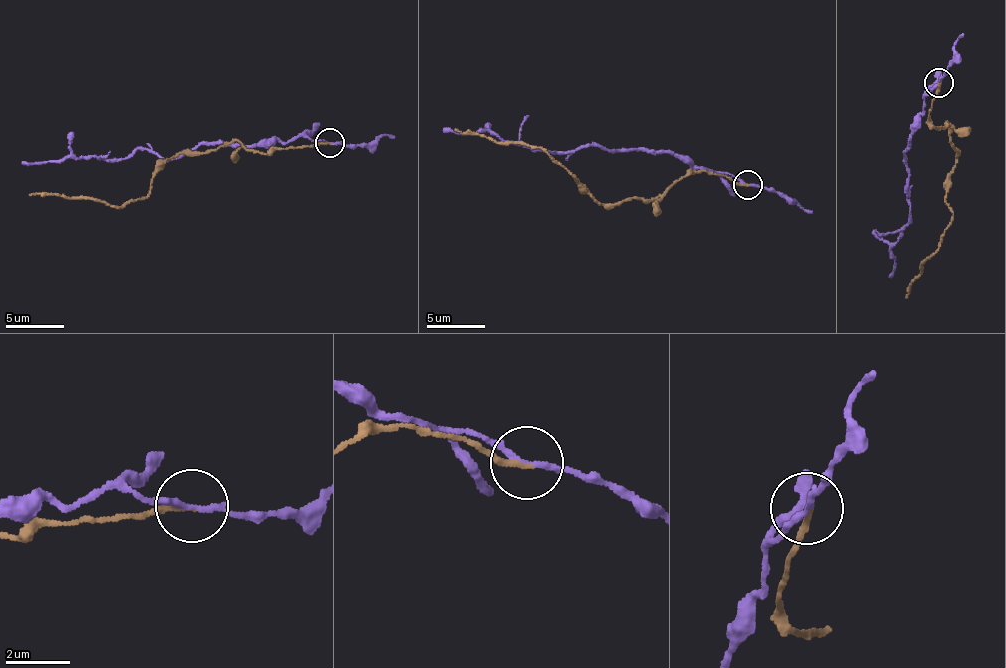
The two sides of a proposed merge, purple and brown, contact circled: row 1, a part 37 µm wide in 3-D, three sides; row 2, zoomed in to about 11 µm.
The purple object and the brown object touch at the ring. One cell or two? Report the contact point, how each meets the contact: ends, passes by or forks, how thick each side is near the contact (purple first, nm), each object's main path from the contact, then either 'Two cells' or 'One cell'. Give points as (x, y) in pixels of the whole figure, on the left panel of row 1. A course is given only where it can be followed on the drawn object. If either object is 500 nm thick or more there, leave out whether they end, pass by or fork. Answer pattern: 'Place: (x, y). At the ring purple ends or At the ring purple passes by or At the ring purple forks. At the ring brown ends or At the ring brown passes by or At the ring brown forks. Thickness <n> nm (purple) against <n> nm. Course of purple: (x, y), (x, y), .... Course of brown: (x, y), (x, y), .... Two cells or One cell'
Place: (329, 142). At the ring purple passes by. At the ring brown ends. Thickness 170 nm (purple) against 180 nm. Course of purple: (328, 143), (307, 136), (250, 146), (198, 144), (177, 158), (160, 158), (136, 148), (107, 160), (22, 162). Course of brown: (328, 143), (262, 153), (237, 142), (178, 153), (153, 177), (146, 195), (119, 207), (29, 195). Two cells

